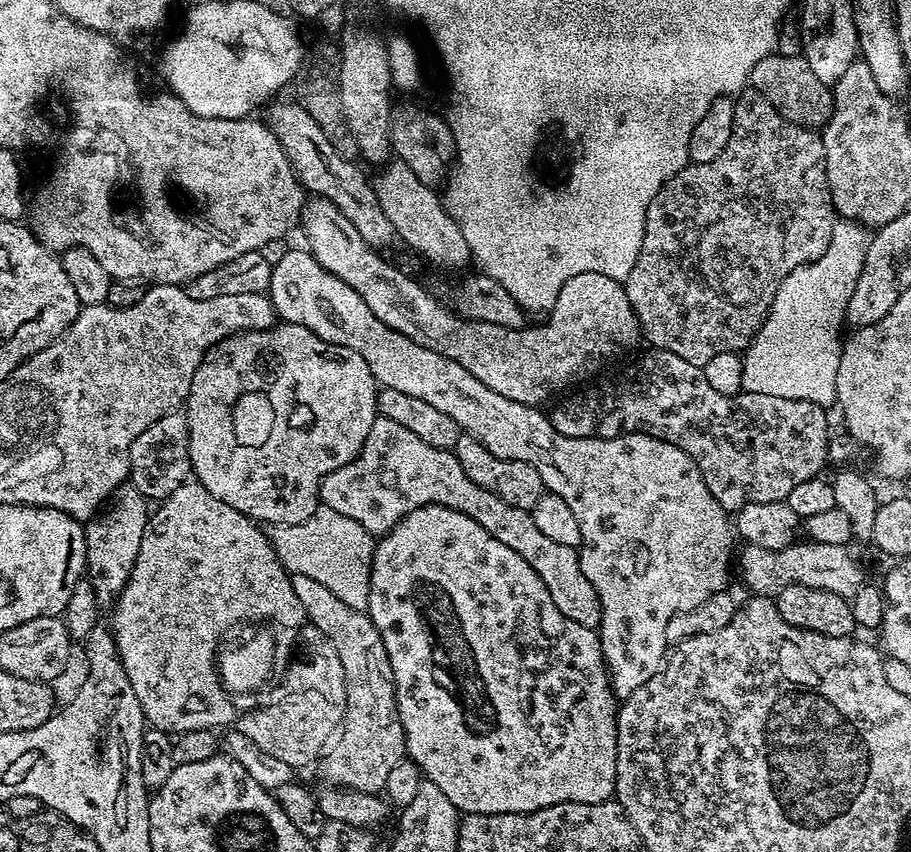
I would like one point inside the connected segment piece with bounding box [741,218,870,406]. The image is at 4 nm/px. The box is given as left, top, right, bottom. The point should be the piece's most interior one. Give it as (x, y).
(795, 354)

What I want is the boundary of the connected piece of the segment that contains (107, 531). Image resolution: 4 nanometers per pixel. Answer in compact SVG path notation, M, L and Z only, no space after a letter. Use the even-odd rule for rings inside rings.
M125 482L116 489L107 507L87 521L84 530L88 559L86 579L92 585L101 606L115 605L120 591L134 570L134 562L138 562L138 550L142 550L142 534L146 534L148 525L147 500L148 497L143 496L131 482Z

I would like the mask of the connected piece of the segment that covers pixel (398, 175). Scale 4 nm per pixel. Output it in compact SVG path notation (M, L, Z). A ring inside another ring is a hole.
M395 158L389 159L379 169L380 172L372 180L372 189L376 191L378 206L382 206L382 214L390 218L390 226L394 226L397 237L405 240L420 256L425 256L432 264L440 268L464 268L470 264L468 243L462 238L460 227L448 215L441 197L436 196L429 185L423 184L406 166L406 162Z

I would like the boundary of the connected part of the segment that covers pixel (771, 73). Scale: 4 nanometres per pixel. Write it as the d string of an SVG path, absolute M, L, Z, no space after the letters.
M772 53L762 58L751 70L749 87L766 98L787 121L800 128L821 129L833 110L831 87L815 77L803 55L786 56Z

